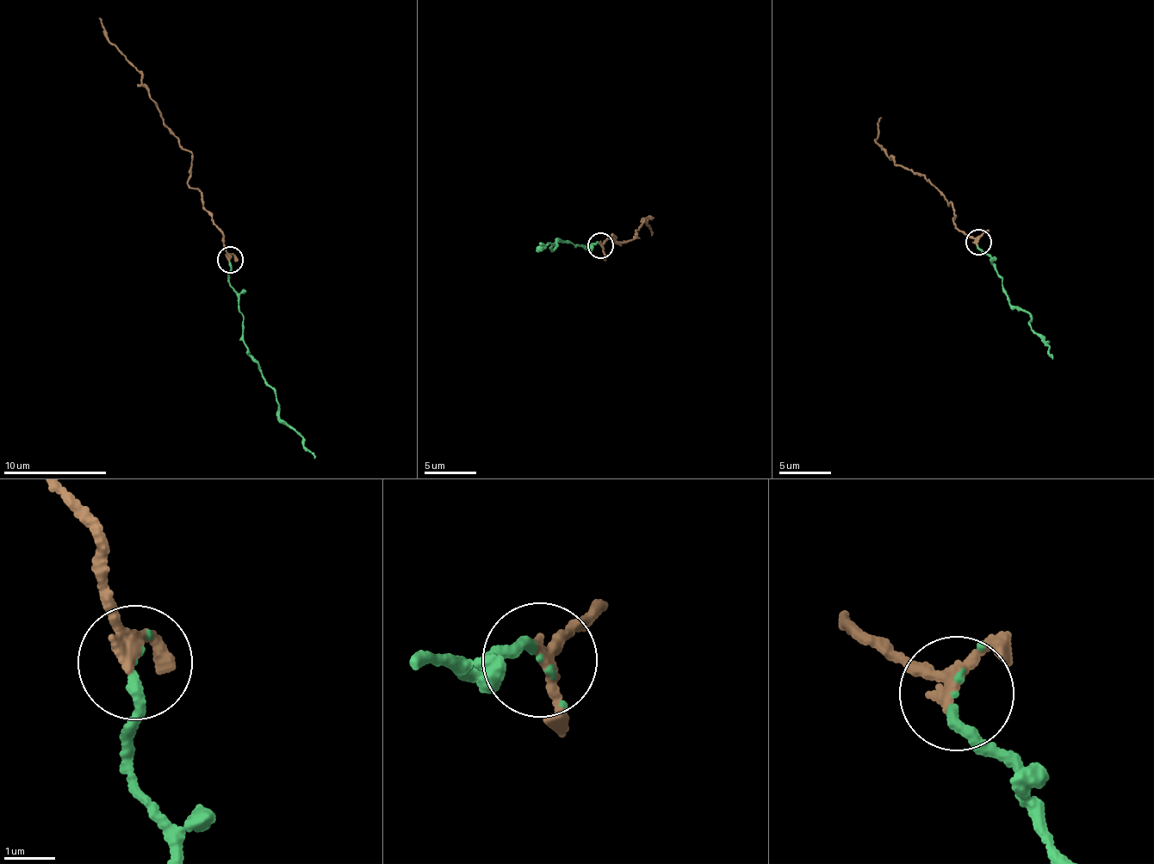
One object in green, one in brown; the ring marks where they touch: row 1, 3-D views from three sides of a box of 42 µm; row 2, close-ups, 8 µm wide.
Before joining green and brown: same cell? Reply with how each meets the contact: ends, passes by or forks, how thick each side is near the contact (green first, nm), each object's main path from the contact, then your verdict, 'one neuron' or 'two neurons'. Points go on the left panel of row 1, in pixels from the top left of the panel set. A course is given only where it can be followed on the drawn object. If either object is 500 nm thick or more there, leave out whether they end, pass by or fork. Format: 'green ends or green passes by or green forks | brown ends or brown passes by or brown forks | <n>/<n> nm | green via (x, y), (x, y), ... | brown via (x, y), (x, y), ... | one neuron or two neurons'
green ends | brown passes by | 170/200 nm | green via (231, 259), (228, 280), (244, 315), (247, 350), (261, 370), (282, 418), (302, 436), (302, 446), (314, 459) | brown via (231, 259), (201, 195), (187, 183), (191, 154), (166, 127), (139, 73), (99, 18) | one neuron

